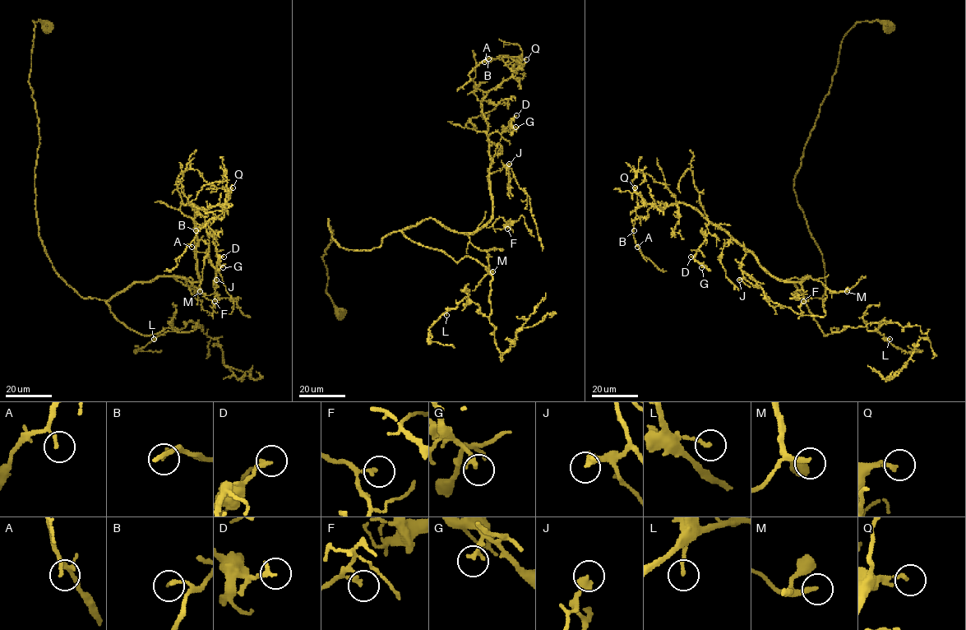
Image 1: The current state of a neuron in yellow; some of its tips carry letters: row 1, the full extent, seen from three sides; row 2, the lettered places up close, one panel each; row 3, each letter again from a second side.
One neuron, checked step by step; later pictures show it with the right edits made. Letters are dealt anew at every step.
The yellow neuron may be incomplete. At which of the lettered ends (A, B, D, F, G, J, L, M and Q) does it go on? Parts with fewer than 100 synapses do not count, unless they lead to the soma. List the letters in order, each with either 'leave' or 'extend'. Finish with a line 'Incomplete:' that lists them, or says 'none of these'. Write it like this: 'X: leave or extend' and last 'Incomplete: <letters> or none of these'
A: leave
B: leave
D: leave
F: leave
G: leave
J: leave
L: leave
M: extend
Q: leave
Incomplete: M

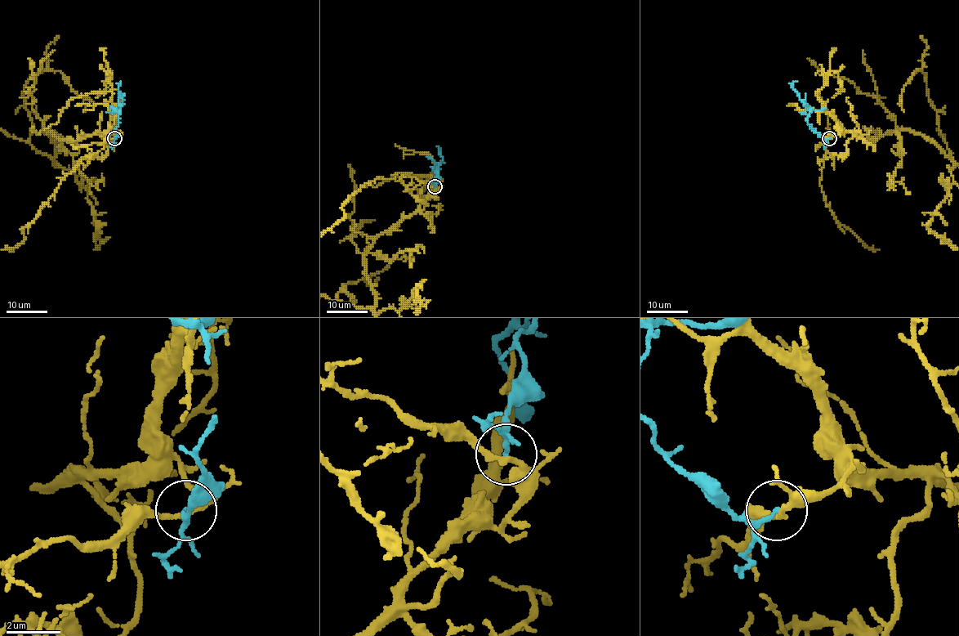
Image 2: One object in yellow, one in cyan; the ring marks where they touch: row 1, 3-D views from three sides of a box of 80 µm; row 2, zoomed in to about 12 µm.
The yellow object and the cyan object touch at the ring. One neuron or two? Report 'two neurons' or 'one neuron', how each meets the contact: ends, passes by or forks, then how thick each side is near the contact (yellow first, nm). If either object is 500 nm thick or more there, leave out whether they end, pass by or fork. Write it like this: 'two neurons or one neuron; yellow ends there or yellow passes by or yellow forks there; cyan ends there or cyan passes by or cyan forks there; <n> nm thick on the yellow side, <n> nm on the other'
two neurons; yellow passes by; cyan passes by; 240 nm thick on the yellow side, 120 nm on the other

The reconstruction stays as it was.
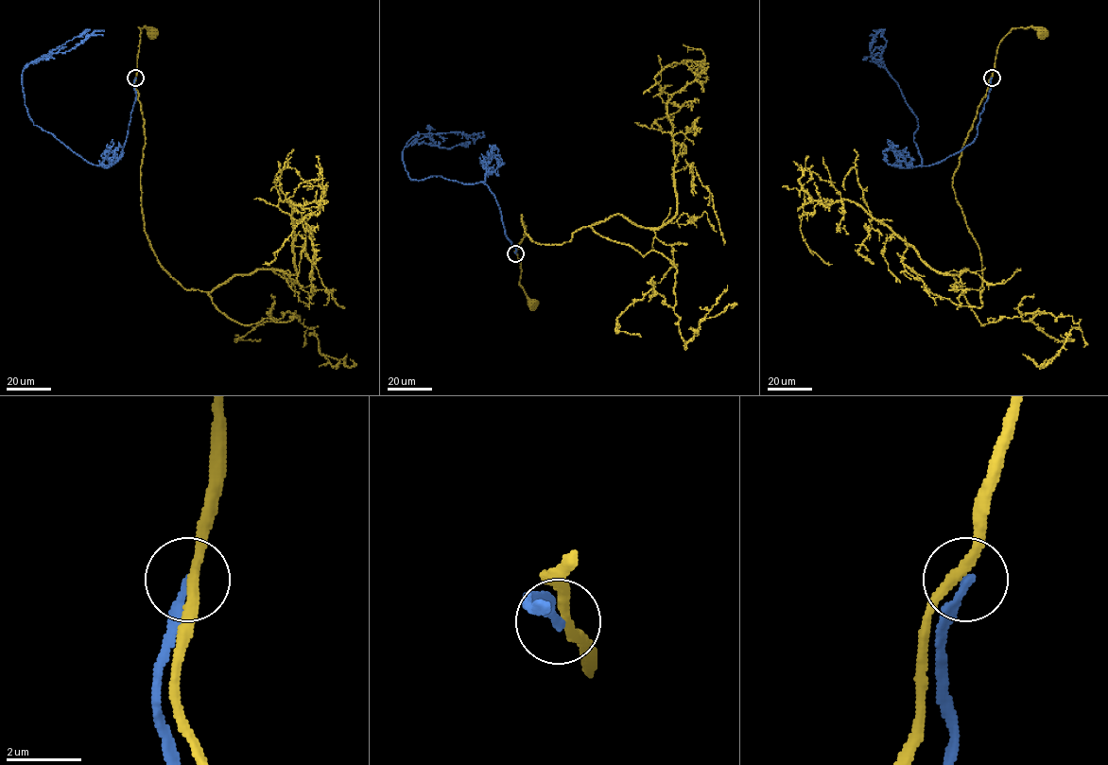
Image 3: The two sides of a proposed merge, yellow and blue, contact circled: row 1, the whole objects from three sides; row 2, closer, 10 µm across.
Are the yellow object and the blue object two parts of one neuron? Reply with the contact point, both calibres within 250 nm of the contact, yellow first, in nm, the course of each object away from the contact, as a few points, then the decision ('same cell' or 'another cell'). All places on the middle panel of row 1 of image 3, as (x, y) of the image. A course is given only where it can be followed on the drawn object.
(515, 253) | 240/220 nm | yellow via (516, 253), (521, 263), (519, 285), (532, 302) | blue via (515, 253), (485, 184), (440, 176), (413, 180), (403, 161), (417, 134), (485, 135) | another cell

